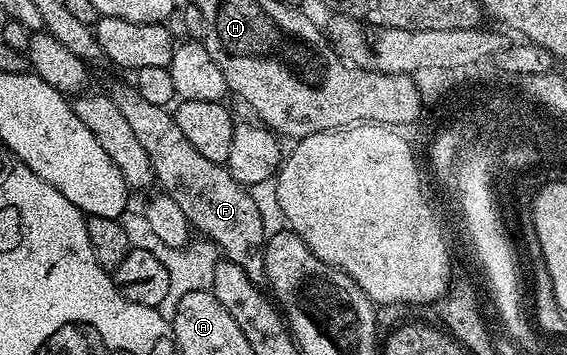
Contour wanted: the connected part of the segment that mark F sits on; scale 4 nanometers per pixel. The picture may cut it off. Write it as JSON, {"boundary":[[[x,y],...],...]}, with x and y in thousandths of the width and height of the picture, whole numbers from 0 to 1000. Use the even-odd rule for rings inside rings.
{"boundary":[[[233,237],[203,242],[196,270],[217,335],[224,335],[233,375],[245,389],[252,425],[259,425],[275,518],[309,561],[309,572],[316,572],[335,637],[346,654],[349,645],[356,670],[374,679],[395,732],[429,752],[443,797],[466,806],[471,659],[444,541],[422,518],[392,456],[358,448],[358,437],[337,414],[330,380],[323,380],[316,346],[309,346],[293,299],[259,290]]]}

